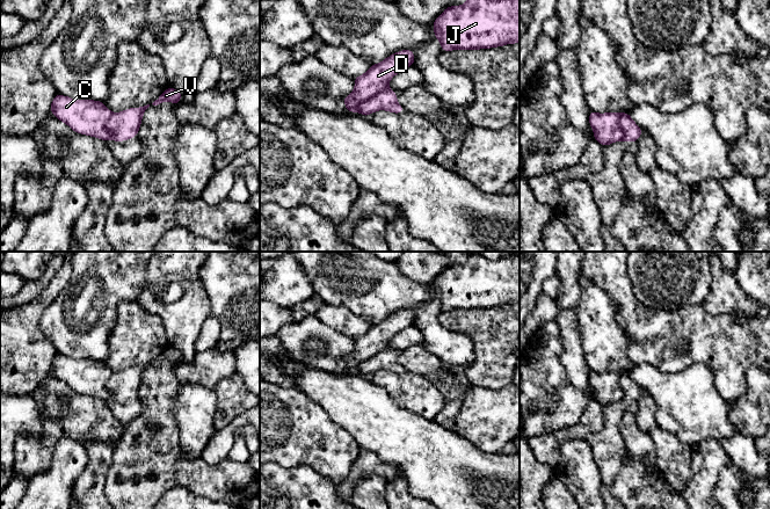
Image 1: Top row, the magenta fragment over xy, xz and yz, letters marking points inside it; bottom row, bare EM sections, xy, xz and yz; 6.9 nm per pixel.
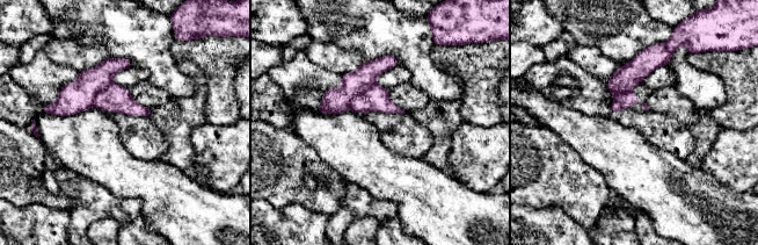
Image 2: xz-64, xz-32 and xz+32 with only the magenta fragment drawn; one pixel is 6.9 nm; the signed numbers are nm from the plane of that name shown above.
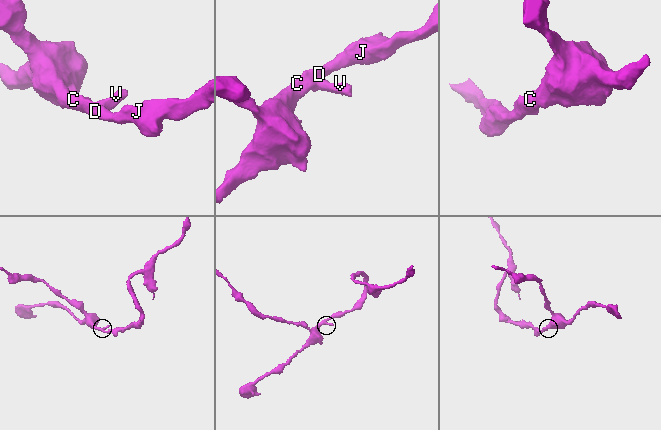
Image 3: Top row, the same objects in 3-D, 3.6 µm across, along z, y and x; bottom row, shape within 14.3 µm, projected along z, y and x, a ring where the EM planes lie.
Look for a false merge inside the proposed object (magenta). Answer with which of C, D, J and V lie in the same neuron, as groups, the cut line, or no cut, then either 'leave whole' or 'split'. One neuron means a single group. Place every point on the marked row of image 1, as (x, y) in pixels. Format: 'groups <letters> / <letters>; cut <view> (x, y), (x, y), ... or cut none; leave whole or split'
groups C D J / V; cut xz (387, 86), (363, 100), (355, 110); split

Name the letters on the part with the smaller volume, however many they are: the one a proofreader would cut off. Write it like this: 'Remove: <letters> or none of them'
Remove: V

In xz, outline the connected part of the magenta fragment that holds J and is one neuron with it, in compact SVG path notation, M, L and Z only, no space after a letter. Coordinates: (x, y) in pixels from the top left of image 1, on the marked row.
M467 0L463 6L445 7L433 22L442 51L480 50L520 43L520 0Z

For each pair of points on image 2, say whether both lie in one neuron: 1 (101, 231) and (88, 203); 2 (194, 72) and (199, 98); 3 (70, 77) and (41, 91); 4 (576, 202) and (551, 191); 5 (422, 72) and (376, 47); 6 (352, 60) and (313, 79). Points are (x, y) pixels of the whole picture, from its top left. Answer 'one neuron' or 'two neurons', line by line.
1: two neurons
2: one neuron
3: one neuron
4: one neuron
5: one neuron
6: two neurons

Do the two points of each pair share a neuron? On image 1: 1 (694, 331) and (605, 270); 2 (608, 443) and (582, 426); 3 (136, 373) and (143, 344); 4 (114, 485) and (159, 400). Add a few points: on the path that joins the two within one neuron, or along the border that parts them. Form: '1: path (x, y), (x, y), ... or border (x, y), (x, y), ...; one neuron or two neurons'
1: path (669, 331), (656, 331), (623, 295); one neuron
2: border (603, 407), (603, 426), (585, 438); two neurons
3: border (149, 363), (142, 366), (130, 366), (113, 373); two neurons
4: path (124, 464), (143, 445), (144, 421); one neuron

